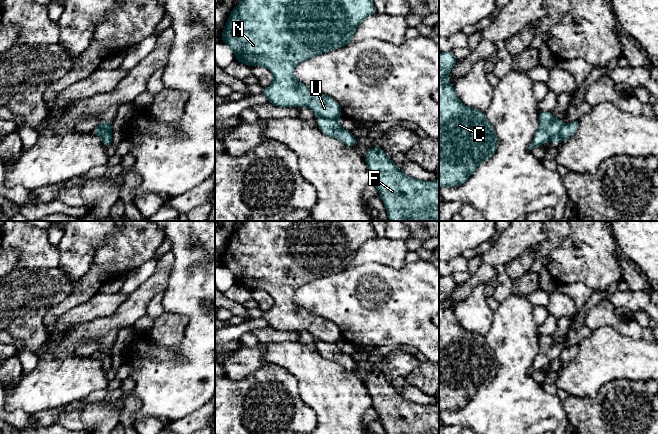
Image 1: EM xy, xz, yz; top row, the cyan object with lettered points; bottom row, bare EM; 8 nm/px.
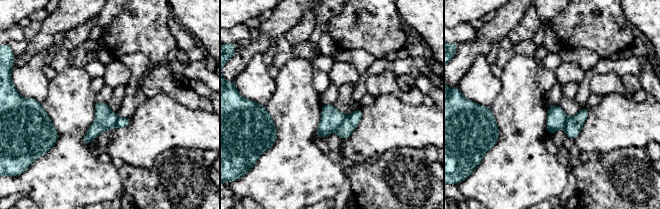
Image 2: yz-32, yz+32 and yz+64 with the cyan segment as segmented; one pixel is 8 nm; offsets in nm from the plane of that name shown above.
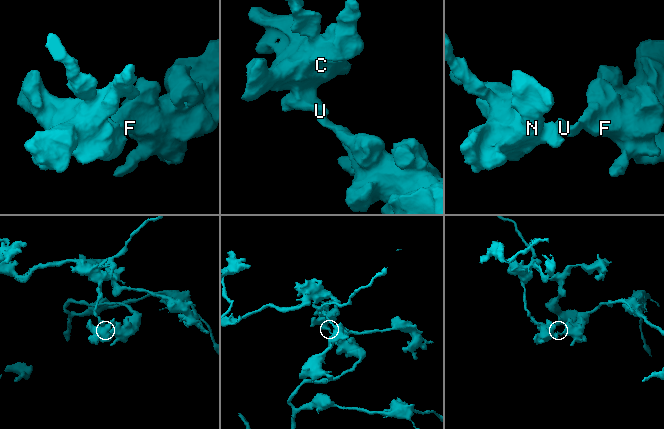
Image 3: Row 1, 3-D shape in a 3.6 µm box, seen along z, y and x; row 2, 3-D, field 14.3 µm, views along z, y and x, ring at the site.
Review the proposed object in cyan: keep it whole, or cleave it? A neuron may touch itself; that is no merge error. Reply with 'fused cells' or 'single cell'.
fused cells

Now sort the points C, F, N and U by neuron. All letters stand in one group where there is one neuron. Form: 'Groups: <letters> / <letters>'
Groups: C N U / F

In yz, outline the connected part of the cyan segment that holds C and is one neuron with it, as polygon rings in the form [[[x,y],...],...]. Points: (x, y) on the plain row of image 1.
[[[453,275],[439,277],[439,413],[466,406],[498,371],[485,337],[465,330],[447,303],[456,286]]]

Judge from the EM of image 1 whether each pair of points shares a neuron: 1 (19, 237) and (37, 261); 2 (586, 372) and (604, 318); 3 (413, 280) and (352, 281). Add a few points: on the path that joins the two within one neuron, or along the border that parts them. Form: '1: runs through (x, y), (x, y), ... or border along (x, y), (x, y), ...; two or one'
1: runs through (25, 243), (37, 255); one
2: border along (592, 330), (601, 326), (612, 326), (624, 334); two
3: runs through (398, 284), (375, 284), (367, 278); one

